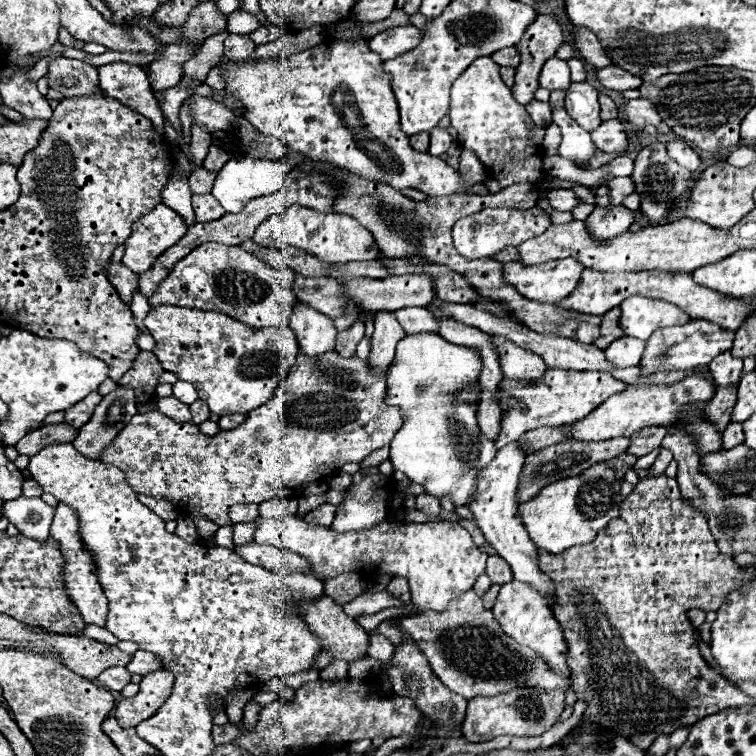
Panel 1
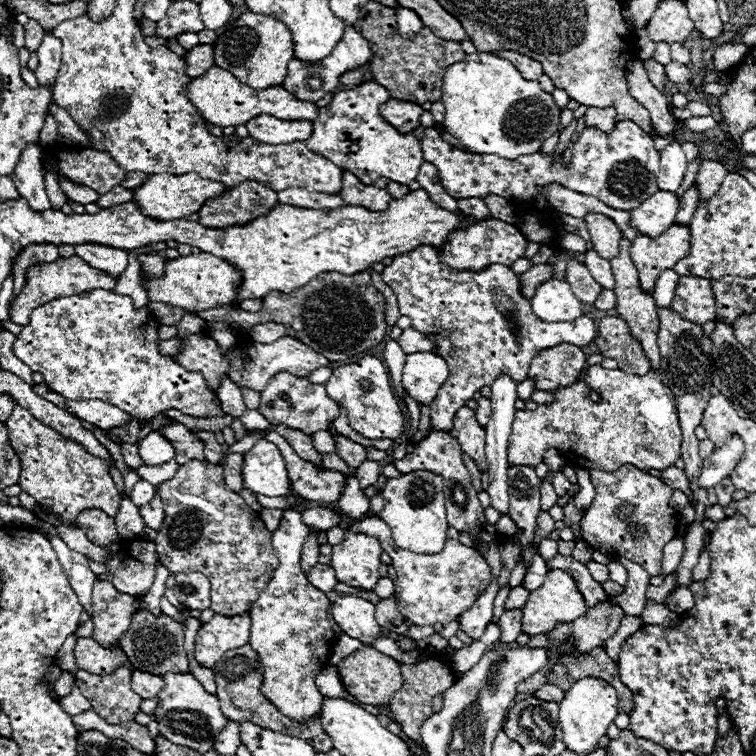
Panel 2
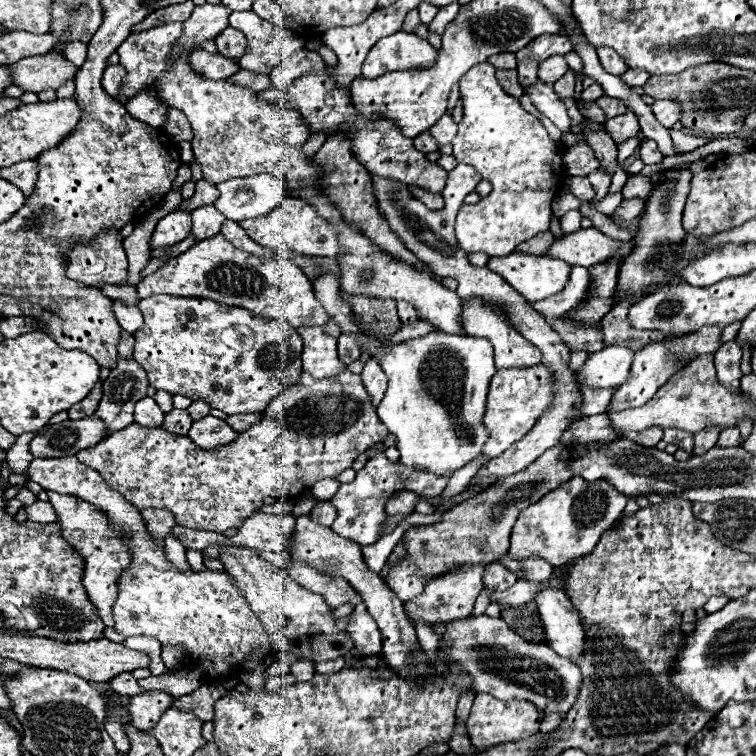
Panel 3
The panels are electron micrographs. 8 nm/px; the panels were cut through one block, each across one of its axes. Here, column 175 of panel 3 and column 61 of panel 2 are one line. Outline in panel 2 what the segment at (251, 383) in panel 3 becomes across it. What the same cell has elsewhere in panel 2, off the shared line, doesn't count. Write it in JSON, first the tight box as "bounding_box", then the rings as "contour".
{"bounding_box":[14,290,224,420],"contour":[[[92,290],[88,294],[76,294],[72,298],[56,298],[36,310],[28,326],[16,336],[14,354],[30,366],[32,372],[40,372],[46,386],[62,394],[68,400],[102,400],[140,420],[158,416],[162,410],[178,408],[188,416],[224,416],[218,398],[208,390],[204,378],[198,372],[188,372],[174,362],[172,356],[160,356],[158,352],[158,322],[150,316],[150,310],[134,310],[132,298],[114,294],[112,290]]]}

